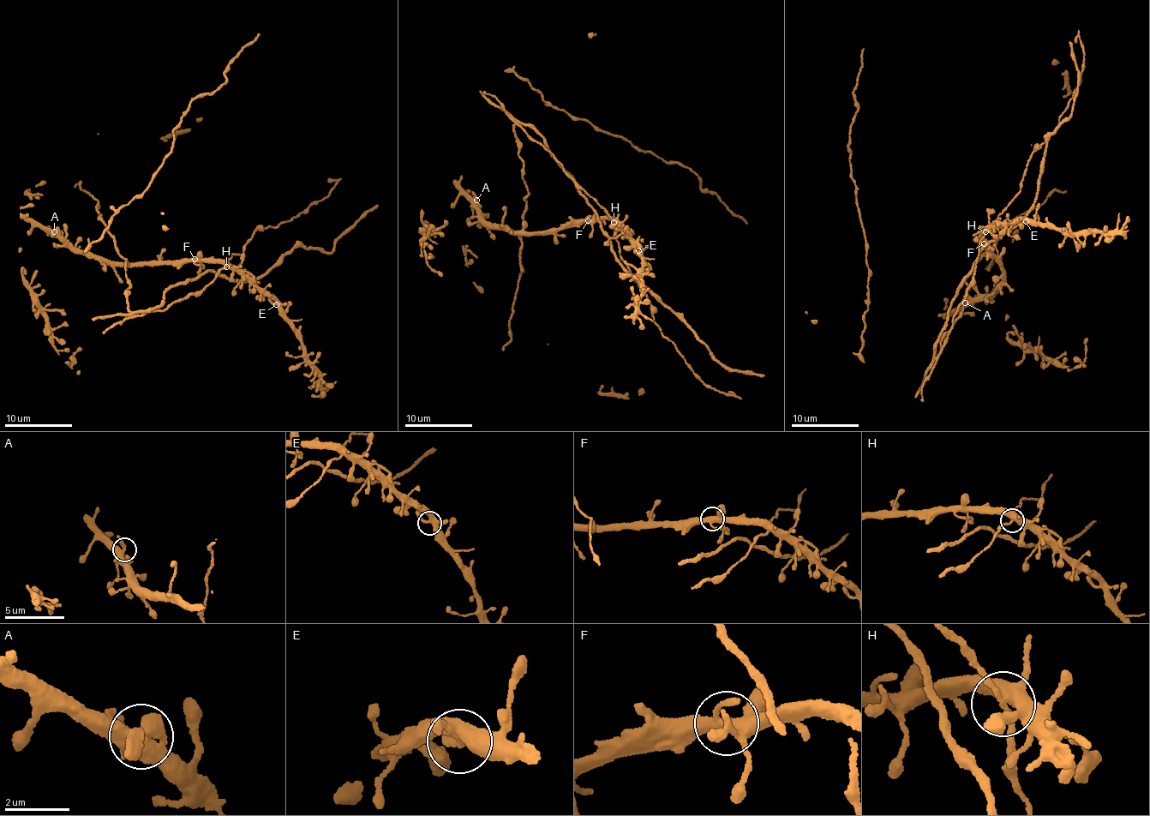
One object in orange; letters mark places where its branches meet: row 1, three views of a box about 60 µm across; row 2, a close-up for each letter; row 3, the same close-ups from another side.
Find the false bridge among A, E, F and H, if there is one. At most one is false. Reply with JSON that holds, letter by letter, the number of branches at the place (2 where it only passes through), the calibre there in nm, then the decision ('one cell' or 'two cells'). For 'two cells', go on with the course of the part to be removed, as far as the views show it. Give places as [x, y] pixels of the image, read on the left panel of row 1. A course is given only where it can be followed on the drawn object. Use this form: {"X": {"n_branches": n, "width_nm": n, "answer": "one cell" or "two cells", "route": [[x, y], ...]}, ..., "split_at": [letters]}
{"A": {"n_branches": 5, "width_nm": 440, "answer": "one cell"}, "E": {"n_branches": 4, "width_nm": 400, "answer": "one cell"}, "F": {"n_branches": 5, "width_nm": 360, "answer": "one cell"}, "H": {"n_branches": 5, "width_nm": 400, "answer": "one cell"}, "split_at": []}

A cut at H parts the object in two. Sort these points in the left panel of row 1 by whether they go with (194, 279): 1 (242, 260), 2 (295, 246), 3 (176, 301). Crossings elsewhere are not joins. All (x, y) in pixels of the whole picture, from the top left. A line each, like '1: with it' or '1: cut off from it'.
1: with it
2: with it
3: cut off from it

